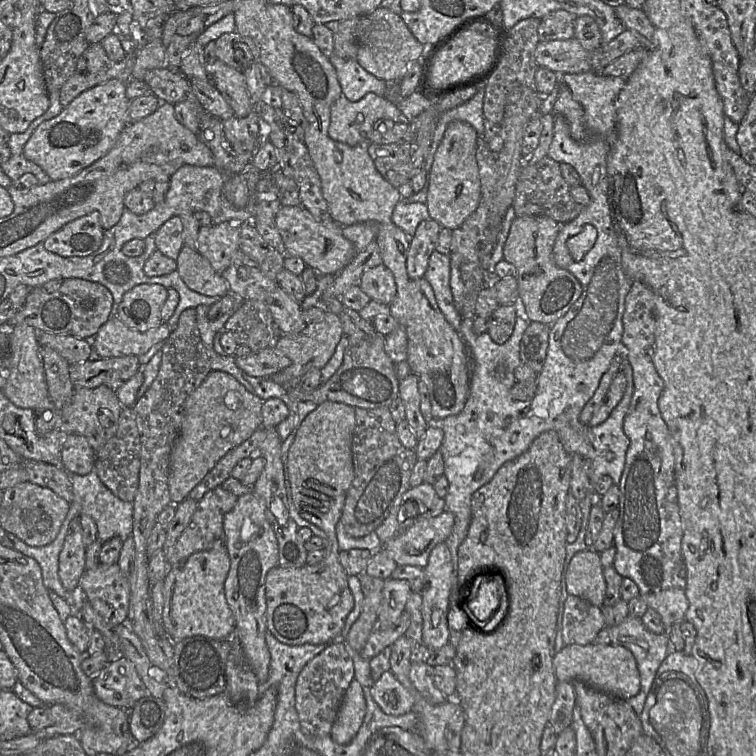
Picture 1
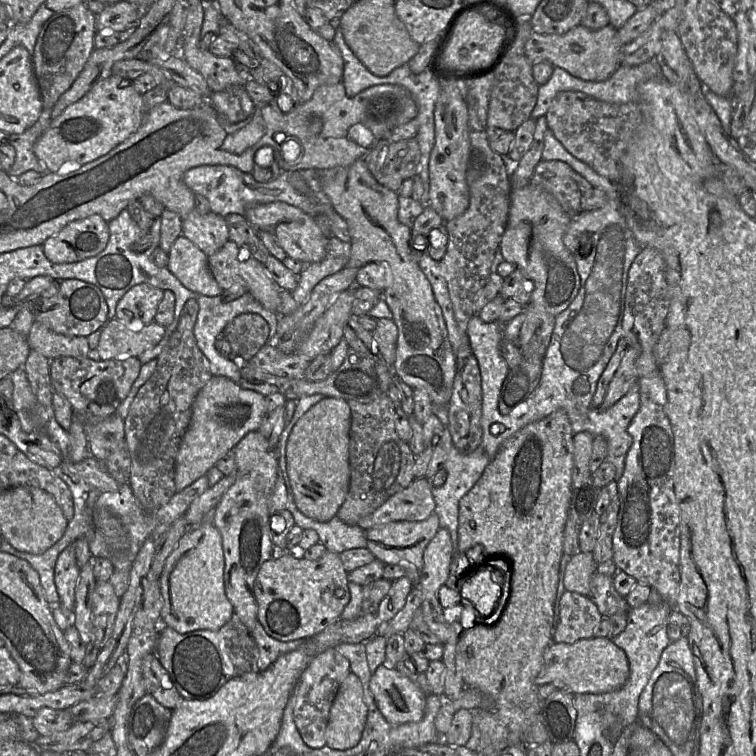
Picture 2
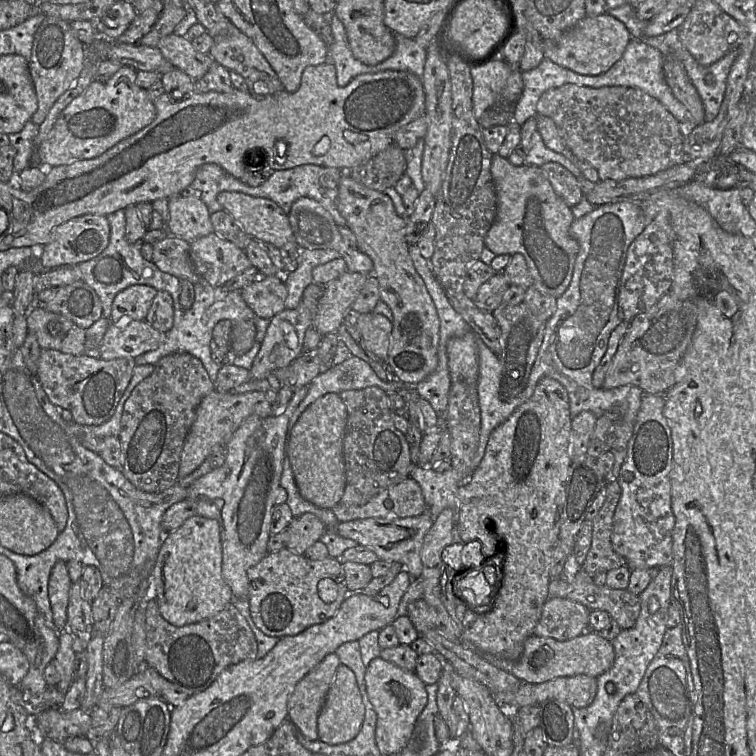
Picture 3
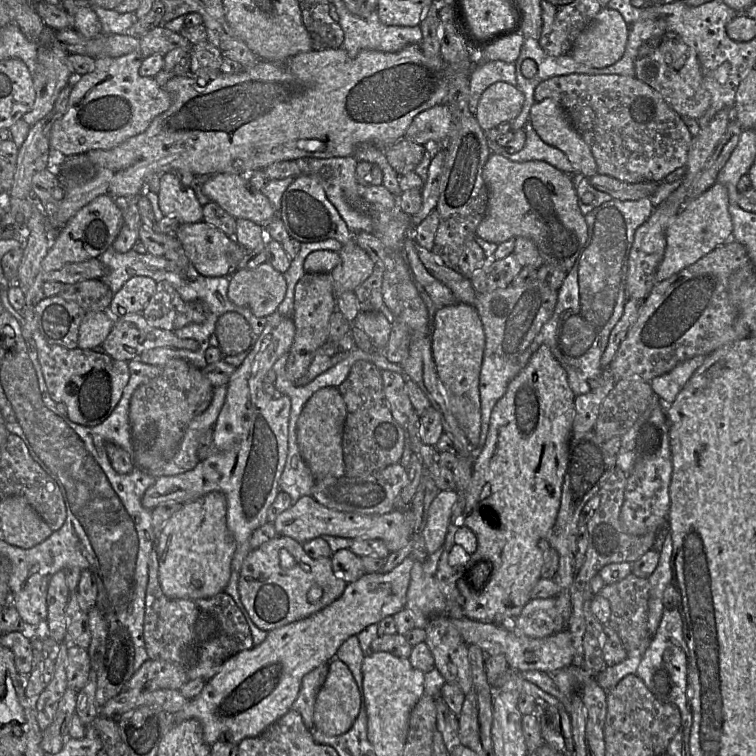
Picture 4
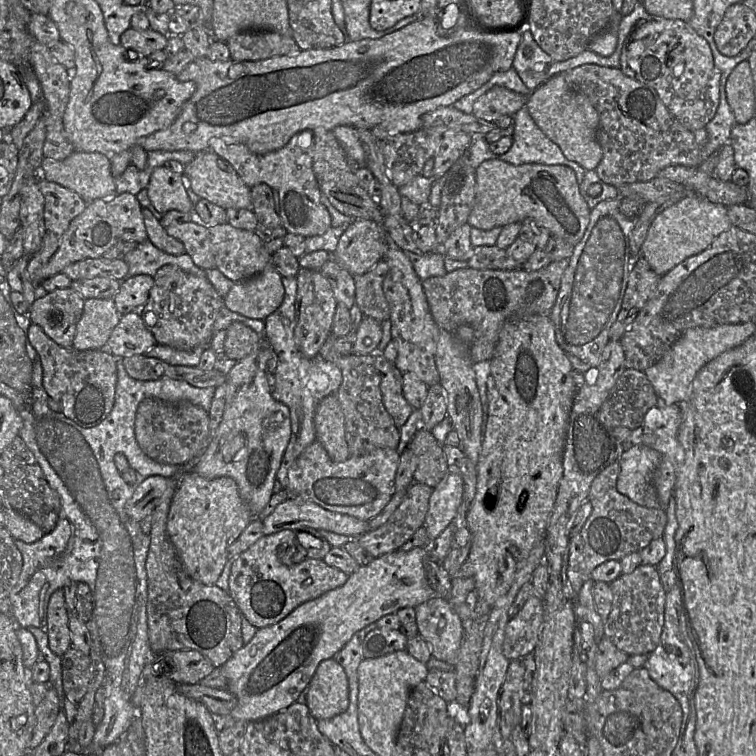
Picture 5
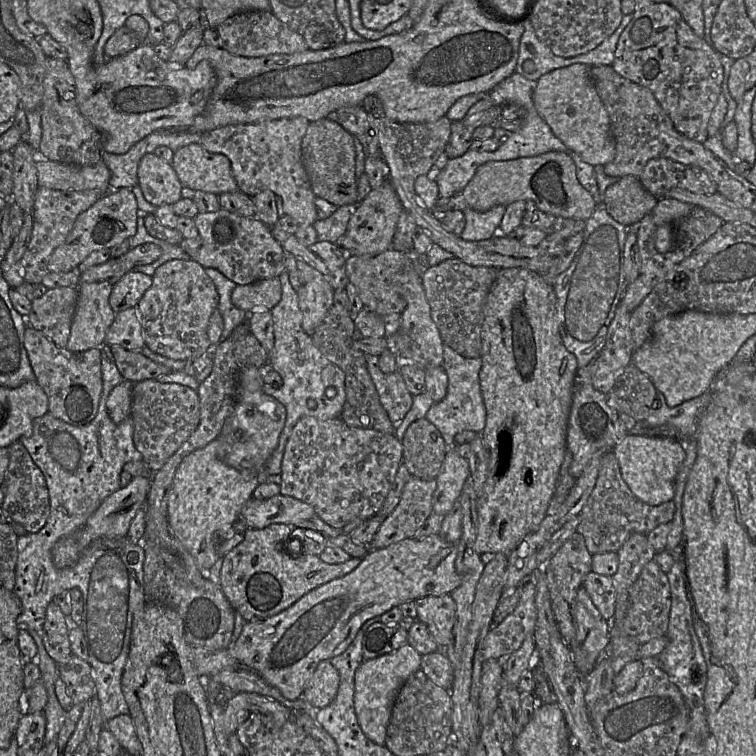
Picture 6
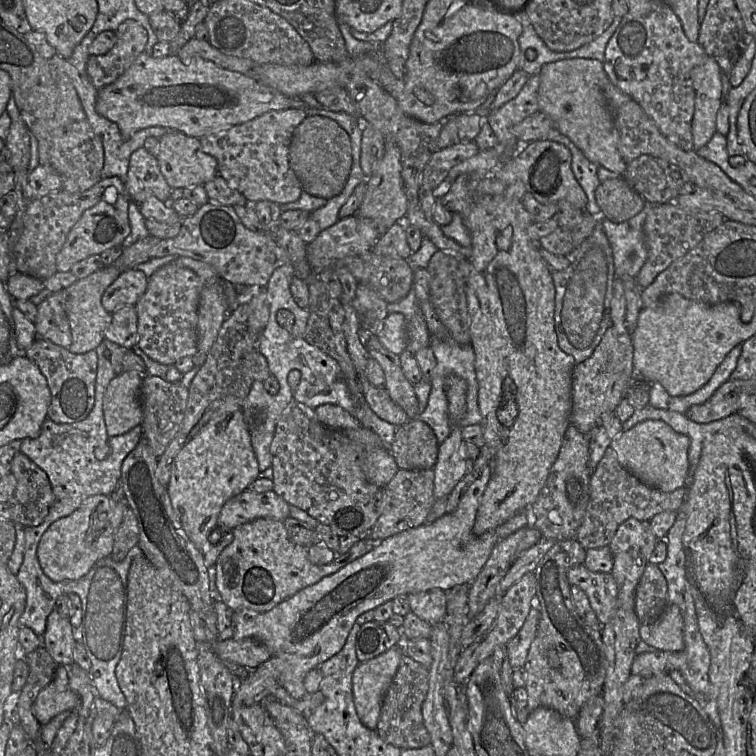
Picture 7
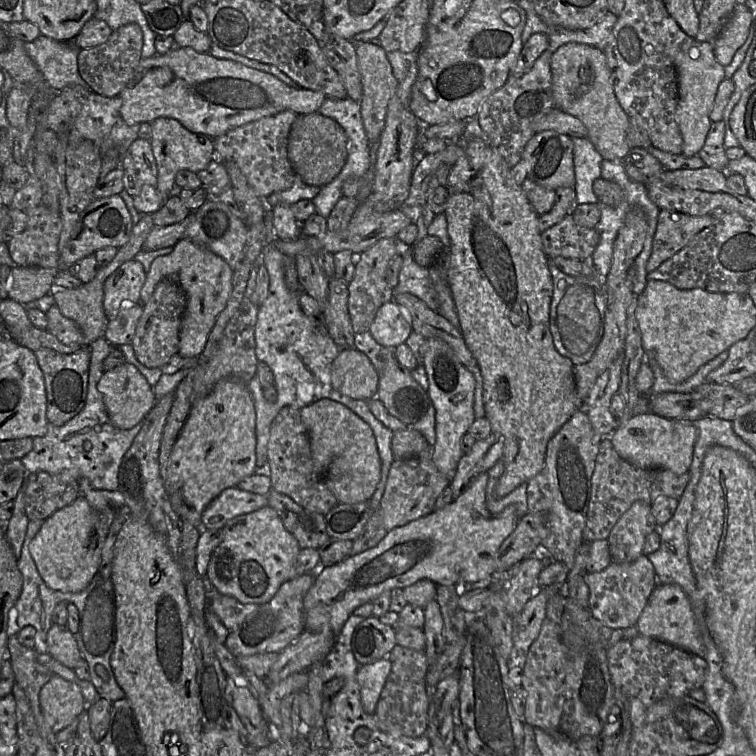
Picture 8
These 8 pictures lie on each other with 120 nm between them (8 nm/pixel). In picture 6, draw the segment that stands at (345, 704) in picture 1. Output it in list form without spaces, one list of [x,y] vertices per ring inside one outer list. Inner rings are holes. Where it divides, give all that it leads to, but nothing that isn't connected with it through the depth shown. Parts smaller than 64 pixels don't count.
[[[330,661],[319,662],[303,693],[308,708],[316,711],[328,706],[337,694],[339,683],[339,673]]]

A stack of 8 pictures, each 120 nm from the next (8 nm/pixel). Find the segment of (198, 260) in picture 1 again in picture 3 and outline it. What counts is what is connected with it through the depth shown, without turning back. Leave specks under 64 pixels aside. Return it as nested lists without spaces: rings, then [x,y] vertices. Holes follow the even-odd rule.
[[[169,235],[168,237],[152,244],[152,261],[166,273],[185,279],[193,283],[199,281],[200,276],[195,271],[190,257],[190,244],[185,240]]]

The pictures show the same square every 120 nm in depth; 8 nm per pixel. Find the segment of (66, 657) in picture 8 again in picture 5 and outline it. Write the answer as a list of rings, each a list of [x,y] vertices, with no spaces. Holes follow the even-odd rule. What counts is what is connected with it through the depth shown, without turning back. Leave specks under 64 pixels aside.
[[[57,589],[48,602],[46,632],[50,650],[60,657],[71,647],[69,616],[63,589]]]

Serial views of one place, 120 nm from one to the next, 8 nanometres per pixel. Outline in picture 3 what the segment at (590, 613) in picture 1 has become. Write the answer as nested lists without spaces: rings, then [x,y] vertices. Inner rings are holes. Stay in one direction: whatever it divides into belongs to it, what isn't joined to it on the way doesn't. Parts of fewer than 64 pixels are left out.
[[[549,598],[534,633],[559,641],[575,638],[589,629],[590,610],[583,604],[566,598]]]

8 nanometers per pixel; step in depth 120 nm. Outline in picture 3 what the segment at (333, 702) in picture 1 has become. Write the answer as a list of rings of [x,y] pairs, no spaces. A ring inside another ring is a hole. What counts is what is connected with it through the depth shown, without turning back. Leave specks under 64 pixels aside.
[[[335,652],[326,655],[298,682],[289,698],[288,719],[309,740],[318,739],[318,716],[340,664]]]

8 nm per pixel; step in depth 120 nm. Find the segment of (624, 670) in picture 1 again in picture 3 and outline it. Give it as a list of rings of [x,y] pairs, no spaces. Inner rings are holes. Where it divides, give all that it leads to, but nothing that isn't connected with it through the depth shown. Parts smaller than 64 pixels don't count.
[[[592,630],[585,631],[581,635],[566,641],[533,634],[525,640],[523,653],[515,661],[482,655],[498,668],[513,674],[522,683],[530,684],[543,683],[558,677],[571,677],[582,674],[597,678],[608,671],[615,660],[612,642]]]

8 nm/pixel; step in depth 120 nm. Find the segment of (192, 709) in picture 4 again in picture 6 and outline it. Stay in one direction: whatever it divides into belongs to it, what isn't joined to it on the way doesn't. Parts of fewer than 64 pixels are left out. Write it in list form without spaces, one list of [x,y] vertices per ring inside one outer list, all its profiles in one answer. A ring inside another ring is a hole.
[[[439,534],[416,539],[407,538],[382,549],[369,550],[359,565],[343,577],[331,580],[303,595],[280,613],[255,621],[246,621],[239,638],[228,648],[236,660],[279,689],[288,700],[303,697],[304,689],[322,660],[343,653],[367,620],[380,616],[393,607],[427,596],[450,594],[462,582],[455,568],[457,543],[450,543]]]

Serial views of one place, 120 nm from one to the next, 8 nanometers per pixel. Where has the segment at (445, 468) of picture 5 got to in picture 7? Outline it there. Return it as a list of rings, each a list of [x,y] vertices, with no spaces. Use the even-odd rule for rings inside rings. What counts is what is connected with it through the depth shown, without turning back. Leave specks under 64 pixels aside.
[[[411,419],[396,428],[391,454],[400,469],[433,469],[438,447],[431,427],[423,421]]]

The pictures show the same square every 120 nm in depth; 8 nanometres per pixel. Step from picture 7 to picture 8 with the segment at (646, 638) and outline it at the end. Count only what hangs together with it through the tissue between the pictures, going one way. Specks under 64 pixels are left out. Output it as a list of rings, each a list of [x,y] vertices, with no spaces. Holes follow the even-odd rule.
[[[657,584],[635,627],[640,635],[666,642],[702,658],[705,656],[705,645],[694,608],[678,585]]]

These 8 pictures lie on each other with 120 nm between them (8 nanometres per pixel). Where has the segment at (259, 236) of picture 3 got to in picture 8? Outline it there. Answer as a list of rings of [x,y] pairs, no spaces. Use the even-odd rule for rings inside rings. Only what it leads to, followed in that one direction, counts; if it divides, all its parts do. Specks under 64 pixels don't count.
[[[160,117],[150,123],[150,144],[157,166],[156,190],[163,197],[168,197],[175,184],[175,176],[180,170],[194,173],[205,169],[216,158],[213,139],[203,134],[187,130],[179,121],[172,118]]]

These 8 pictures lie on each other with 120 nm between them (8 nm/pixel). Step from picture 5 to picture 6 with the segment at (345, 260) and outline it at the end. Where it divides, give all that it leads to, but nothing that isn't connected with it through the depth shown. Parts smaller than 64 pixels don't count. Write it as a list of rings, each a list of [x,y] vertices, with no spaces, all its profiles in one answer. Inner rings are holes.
[[[386,179],[378,188],[372,188],[357,204],[350,217],[345,236],[354,242],[355,249],[347,254],[374,256],[392,248],[392,239],[403,210],[399,197],[389,180]]]

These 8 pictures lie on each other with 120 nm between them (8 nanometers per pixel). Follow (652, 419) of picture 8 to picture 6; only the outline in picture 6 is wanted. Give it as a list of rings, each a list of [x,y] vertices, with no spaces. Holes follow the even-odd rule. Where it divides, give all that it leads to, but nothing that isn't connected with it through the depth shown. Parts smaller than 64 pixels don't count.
[[[628,434],[612,449],[612,452],[619,462],[624,481],[638,499],[653,506],[673,500],[675,479],[686,457],[680,439]]]

